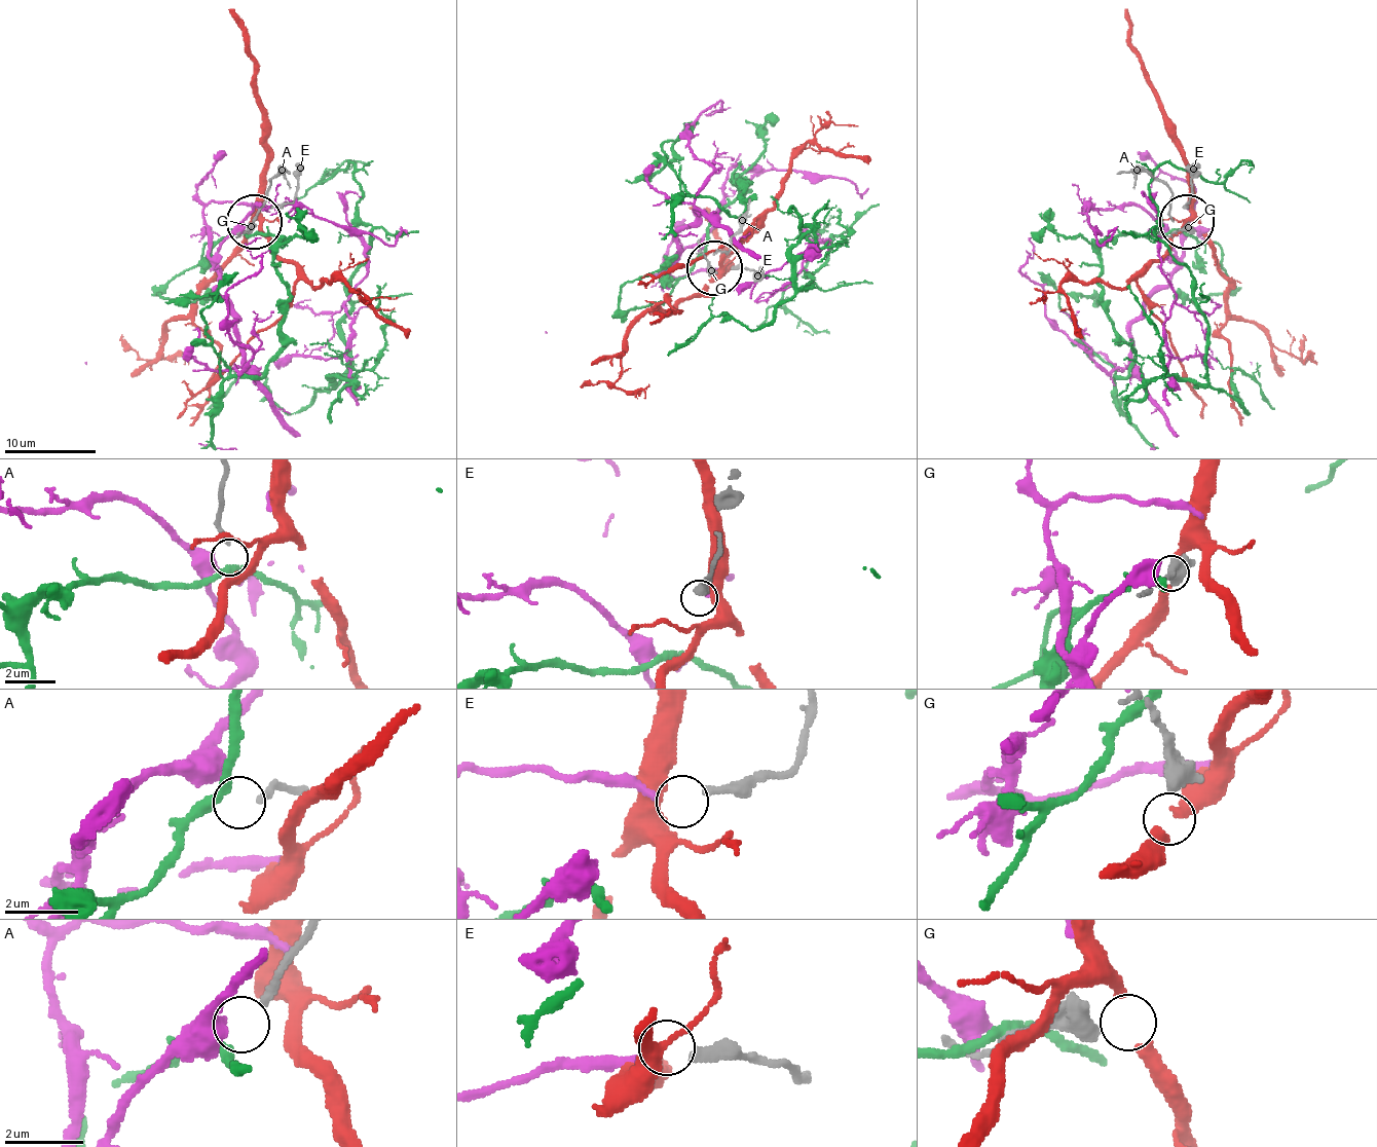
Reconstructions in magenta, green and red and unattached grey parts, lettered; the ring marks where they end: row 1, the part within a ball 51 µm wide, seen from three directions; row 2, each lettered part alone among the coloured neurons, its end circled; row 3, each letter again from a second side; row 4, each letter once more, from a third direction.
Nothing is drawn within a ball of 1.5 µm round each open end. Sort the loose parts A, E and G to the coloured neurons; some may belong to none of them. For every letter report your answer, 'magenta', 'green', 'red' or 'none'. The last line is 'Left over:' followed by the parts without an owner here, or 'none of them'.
A: none
E: magenta
G: none
Left over: A, G

